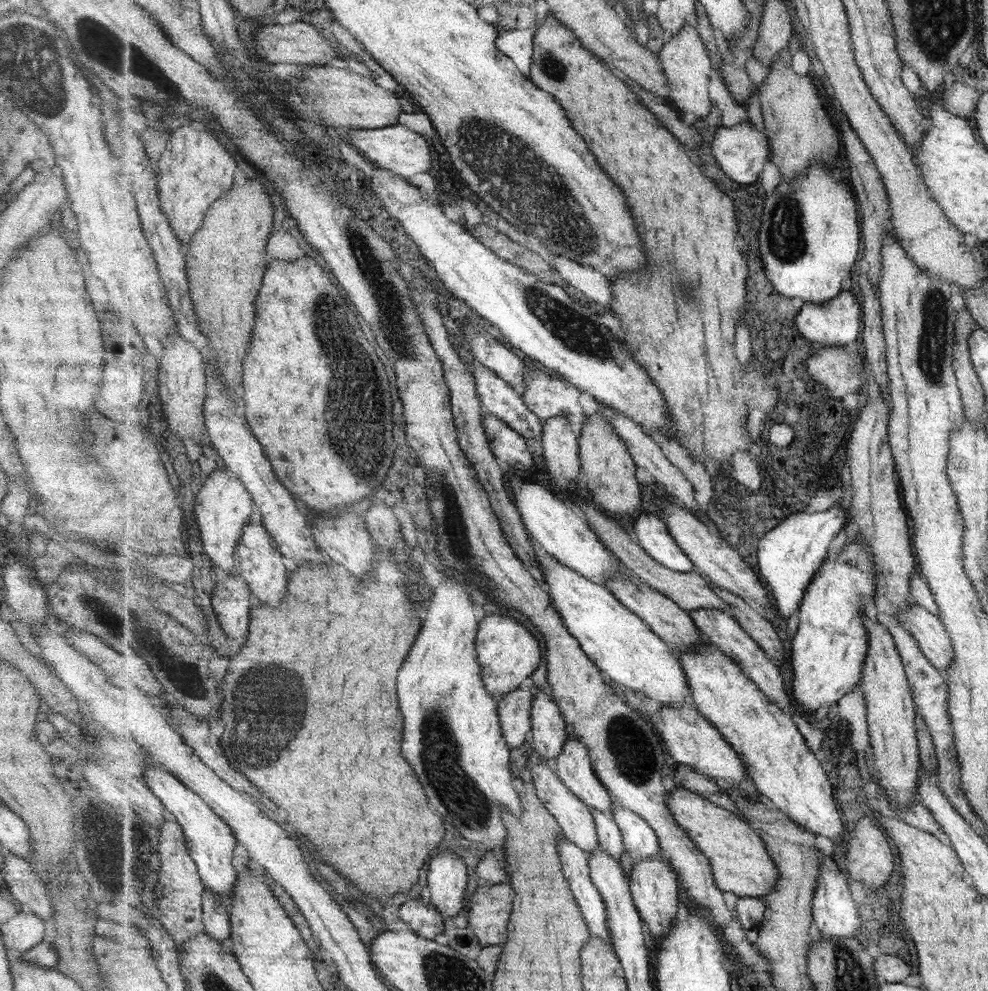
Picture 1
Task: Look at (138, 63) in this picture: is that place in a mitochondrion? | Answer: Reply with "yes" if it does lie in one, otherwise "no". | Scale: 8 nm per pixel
yes

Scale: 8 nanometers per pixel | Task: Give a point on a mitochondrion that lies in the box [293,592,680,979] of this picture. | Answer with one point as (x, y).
(459, 795)

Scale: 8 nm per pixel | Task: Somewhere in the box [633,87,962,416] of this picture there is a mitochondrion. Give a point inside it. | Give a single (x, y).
(931, 351)

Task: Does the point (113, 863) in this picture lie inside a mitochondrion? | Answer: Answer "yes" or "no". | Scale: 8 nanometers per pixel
yes

